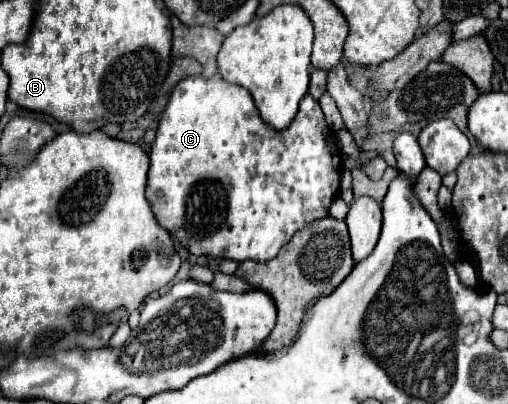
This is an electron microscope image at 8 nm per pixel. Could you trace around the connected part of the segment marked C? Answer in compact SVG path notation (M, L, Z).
M189 76L189 78L181 80L175 86L175 90L171 92L169 104L167 104L165 112L161 114L161 122L159 122L159 128L157 128L157 138L155 138L153 146L151 146L149 158L151 158L151 166L149 166L149 174L147 174L145 196L149 200L149 204L151 204L155 220L159 222L159 226L167 228L171 238L177 238L191 254L197 254L197 256L205 254L205 256L237 260L237 262L243 262L243 260L267 262L267 260L277 256L281 246L287 244L297 230L301 230L303 226L307 226L313 220L329 216L329 206L339 196L341 152L337 150L337 144L335 144L335 132L327 126L319 102L315 98L311 98L311 94L305 94L305 98L301 100L299 112L297 112L295 120L291 122L291 126L279 132L279 130L273 130L269 124L265 124L261 120L259 110L255 108L253 98L251 98L251 94L245 88L241 88L237 84L227 84L219 76L215 76L211 80L205 80L201 76Z

